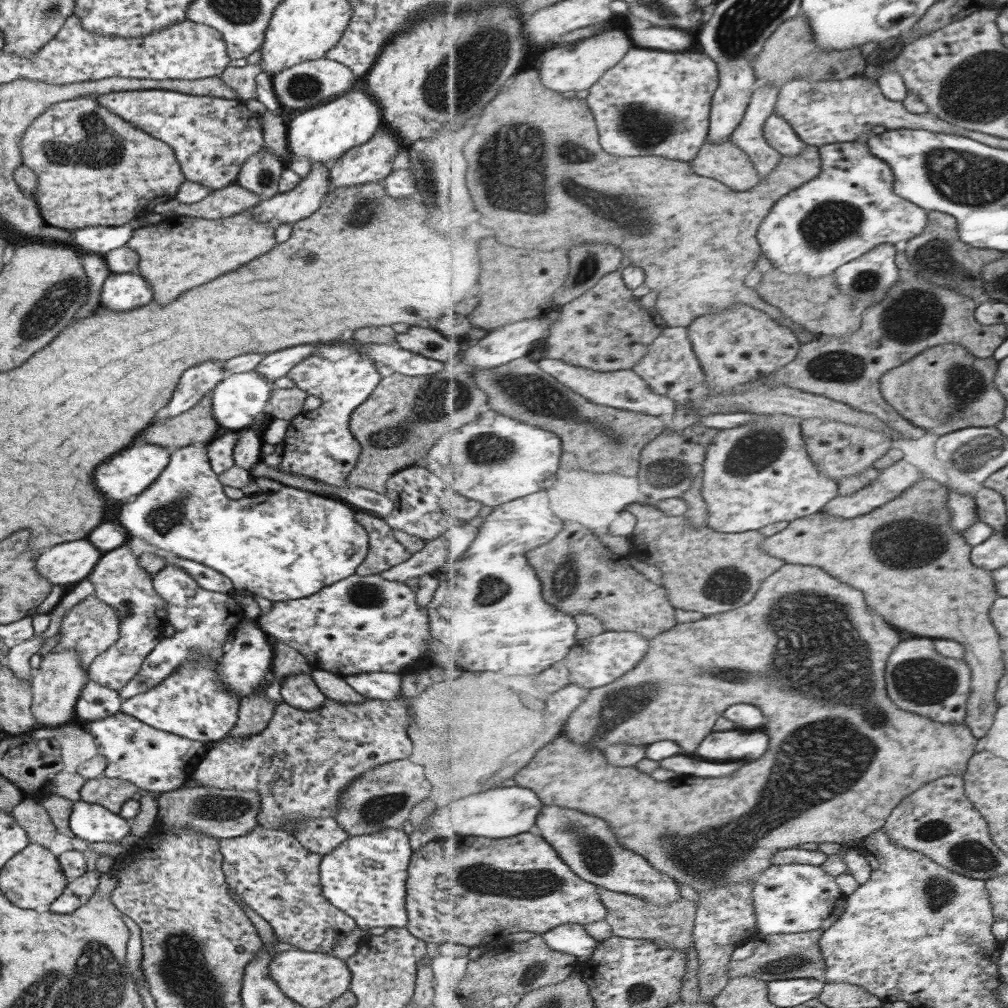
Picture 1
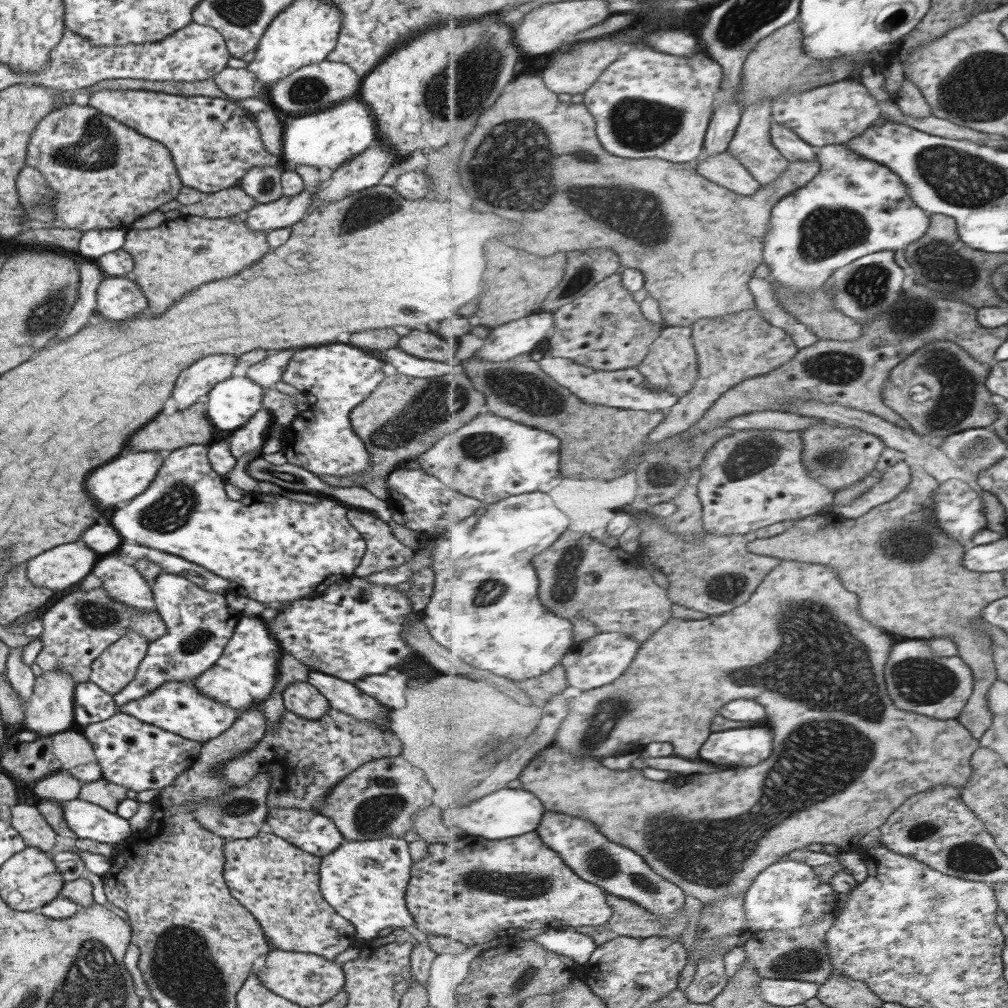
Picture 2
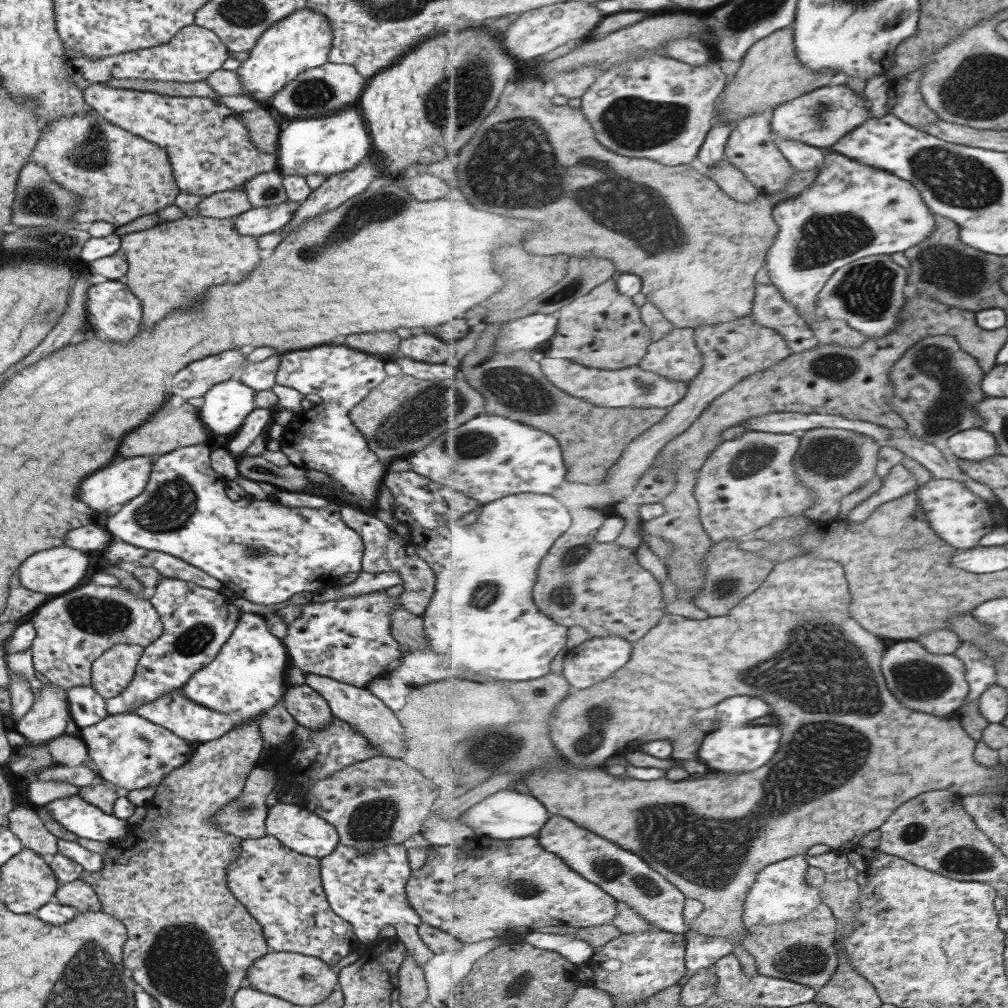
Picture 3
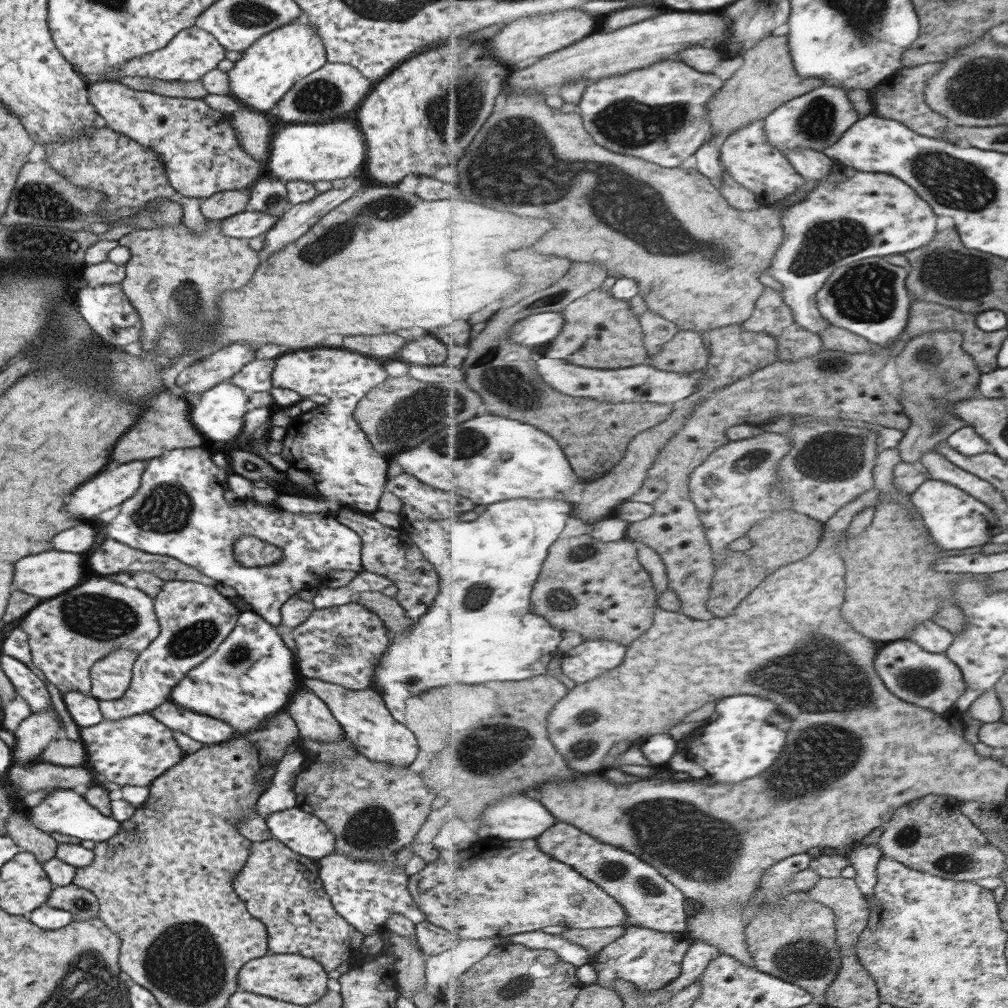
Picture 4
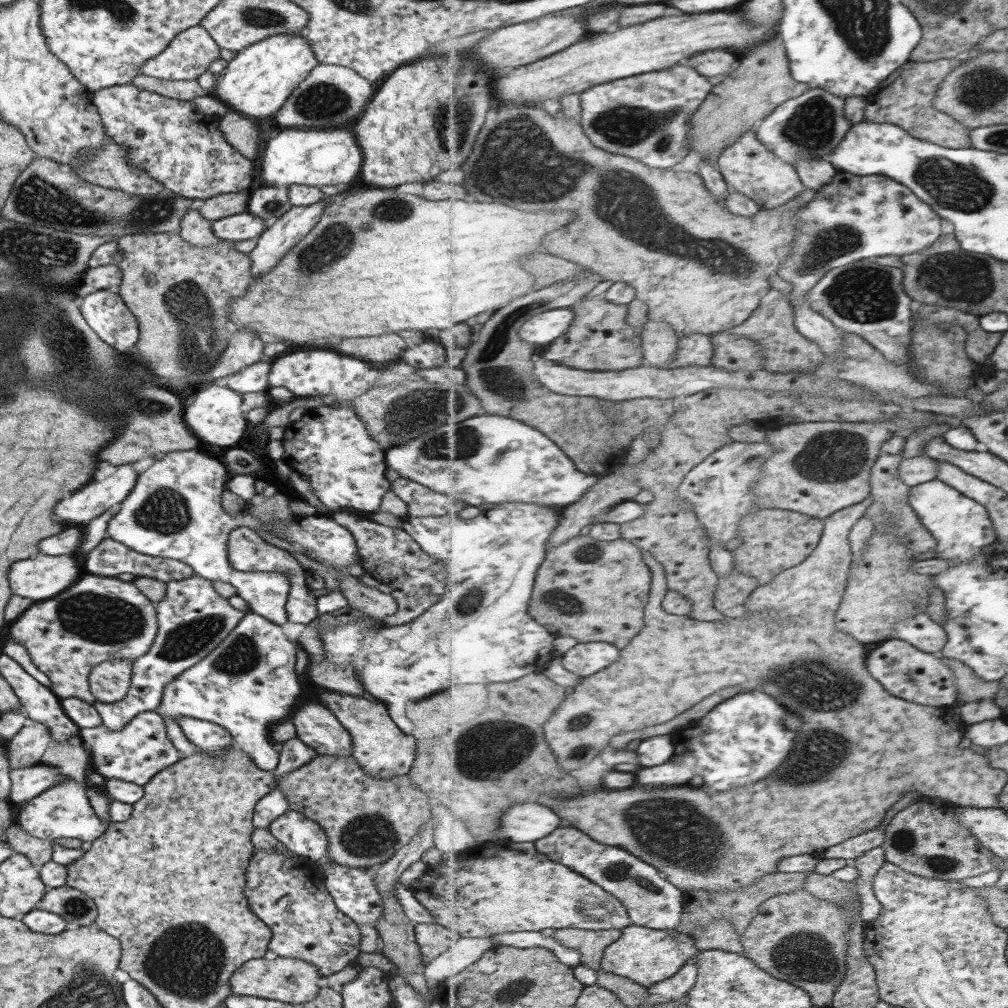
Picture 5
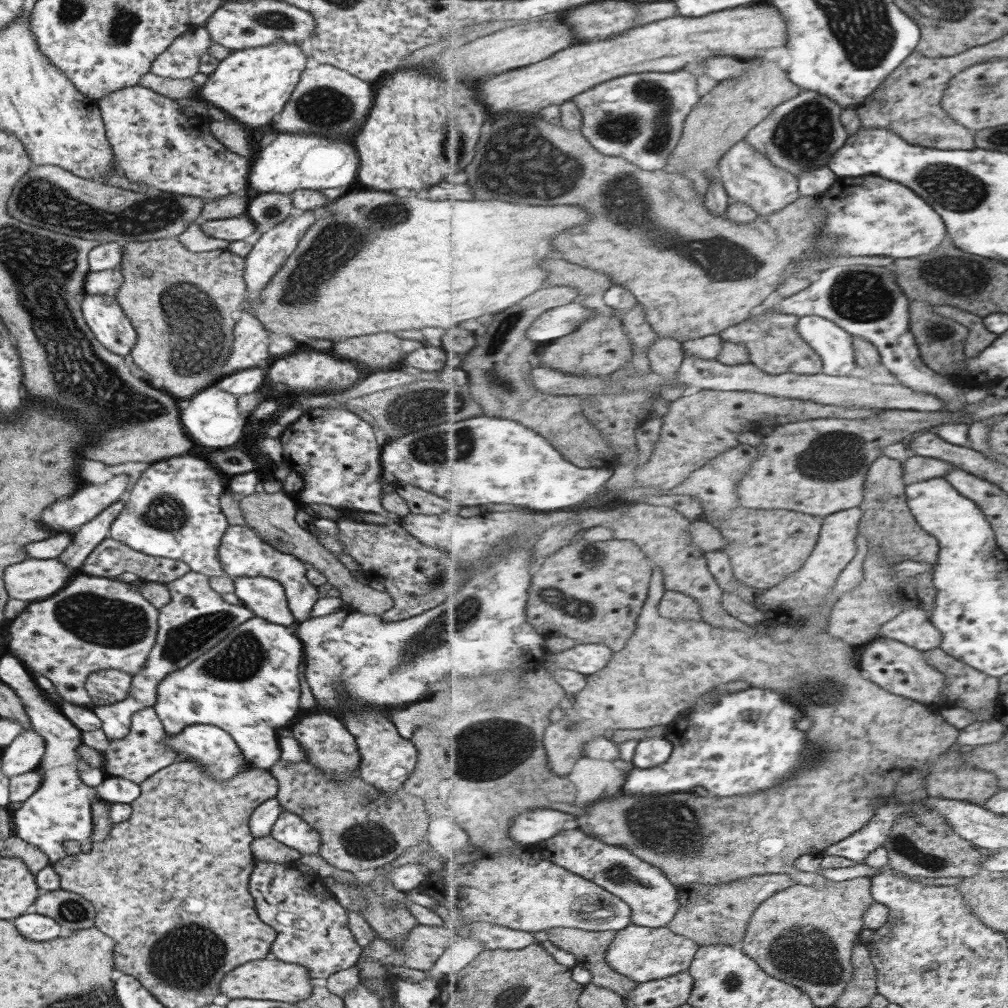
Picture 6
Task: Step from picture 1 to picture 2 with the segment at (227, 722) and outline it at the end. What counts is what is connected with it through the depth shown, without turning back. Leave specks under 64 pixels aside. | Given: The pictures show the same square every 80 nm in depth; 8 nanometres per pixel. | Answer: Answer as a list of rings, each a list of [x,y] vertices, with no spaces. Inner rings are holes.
[[[194,679],[164,682],[149,694],[126,702],[118,711],[180,737],[200,743],[207,742],[225,732],[233,724],[238,712],[226,704],[206,697],[203,693],[198,693]]]

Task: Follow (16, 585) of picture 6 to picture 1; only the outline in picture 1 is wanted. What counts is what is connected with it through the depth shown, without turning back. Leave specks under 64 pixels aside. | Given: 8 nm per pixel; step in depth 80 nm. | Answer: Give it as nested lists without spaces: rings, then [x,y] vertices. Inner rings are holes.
[[[87,538],[47,548],[35,562],[36,573],[53,585],[79,583],[91,572],[101,553]]]

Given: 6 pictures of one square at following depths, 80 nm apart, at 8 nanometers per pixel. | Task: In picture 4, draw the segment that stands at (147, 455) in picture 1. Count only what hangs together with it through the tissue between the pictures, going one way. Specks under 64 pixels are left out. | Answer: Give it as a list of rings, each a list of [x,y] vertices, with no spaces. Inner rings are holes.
[[[134,460],[113,466],[113,470],[101,470],[97,476],[93,476],[89,482],[79,486],[71,494],[71,500],[67,502],[67,512],[73,514],[73,508],[77,508],[77,510],[81,510],[81,516],[77,516],[77,518],[82,522],[93,521],[100,512],[122,504],[123,501],[135,494],[140,485],[143,469],[143,461]]]

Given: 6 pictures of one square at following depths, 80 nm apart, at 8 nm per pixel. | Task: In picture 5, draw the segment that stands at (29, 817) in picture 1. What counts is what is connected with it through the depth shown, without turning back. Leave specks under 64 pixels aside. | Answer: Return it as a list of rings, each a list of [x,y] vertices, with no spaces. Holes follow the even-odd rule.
[[[12,823],[6,830],[6,842],[10,844],[13,854],[22,854],[31,864],[39,868],[51,858],[51,841],[40,839],[25,833],[17,823]]]

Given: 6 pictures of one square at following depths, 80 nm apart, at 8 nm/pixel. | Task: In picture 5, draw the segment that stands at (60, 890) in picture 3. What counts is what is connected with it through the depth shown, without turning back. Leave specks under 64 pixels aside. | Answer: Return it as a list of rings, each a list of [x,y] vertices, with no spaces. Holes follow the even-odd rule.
[[[65,885],[48,889],[34,909],[61,915],[67,929],[93,923],[96,917],[96,906],[91,898]]]

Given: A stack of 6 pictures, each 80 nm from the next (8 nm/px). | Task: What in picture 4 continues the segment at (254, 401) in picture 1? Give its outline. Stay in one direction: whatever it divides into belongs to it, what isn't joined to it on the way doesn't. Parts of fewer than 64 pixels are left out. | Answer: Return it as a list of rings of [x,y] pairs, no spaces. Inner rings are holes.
[[[227,382],[219,383],[200,393],[199,402],[190,406],[189,421],[207,440],[234,442],[242,429],[244,415],[248,412],[245,408],[247,402],[248,394],[242,388]]]

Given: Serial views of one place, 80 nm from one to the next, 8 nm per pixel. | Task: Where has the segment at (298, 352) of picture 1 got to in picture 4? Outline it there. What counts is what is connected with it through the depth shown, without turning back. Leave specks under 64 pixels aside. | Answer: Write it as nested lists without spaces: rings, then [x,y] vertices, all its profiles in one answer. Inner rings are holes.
[[[276,359],[253,360],[244,364],[231,378],[224,382],[242,388],[247,394],[268,391],[272,387],[271,373]]]

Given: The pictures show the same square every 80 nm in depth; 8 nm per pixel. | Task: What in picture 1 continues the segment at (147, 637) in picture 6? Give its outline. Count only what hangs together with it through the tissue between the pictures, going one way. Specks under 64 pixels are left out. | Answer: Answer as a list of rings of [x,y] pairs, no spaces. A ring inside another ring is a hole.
[[[91,593],[63,615],[59,630],[55,635],[58,638],[58,642],[49,651],[61,652],[62,650],[73,649],[80,658],[82,669],[87,672],[88,664],[93,658],[107,650],[118,639],[118,624],[119,619],[114,608],[101,602],[94,593]]]

